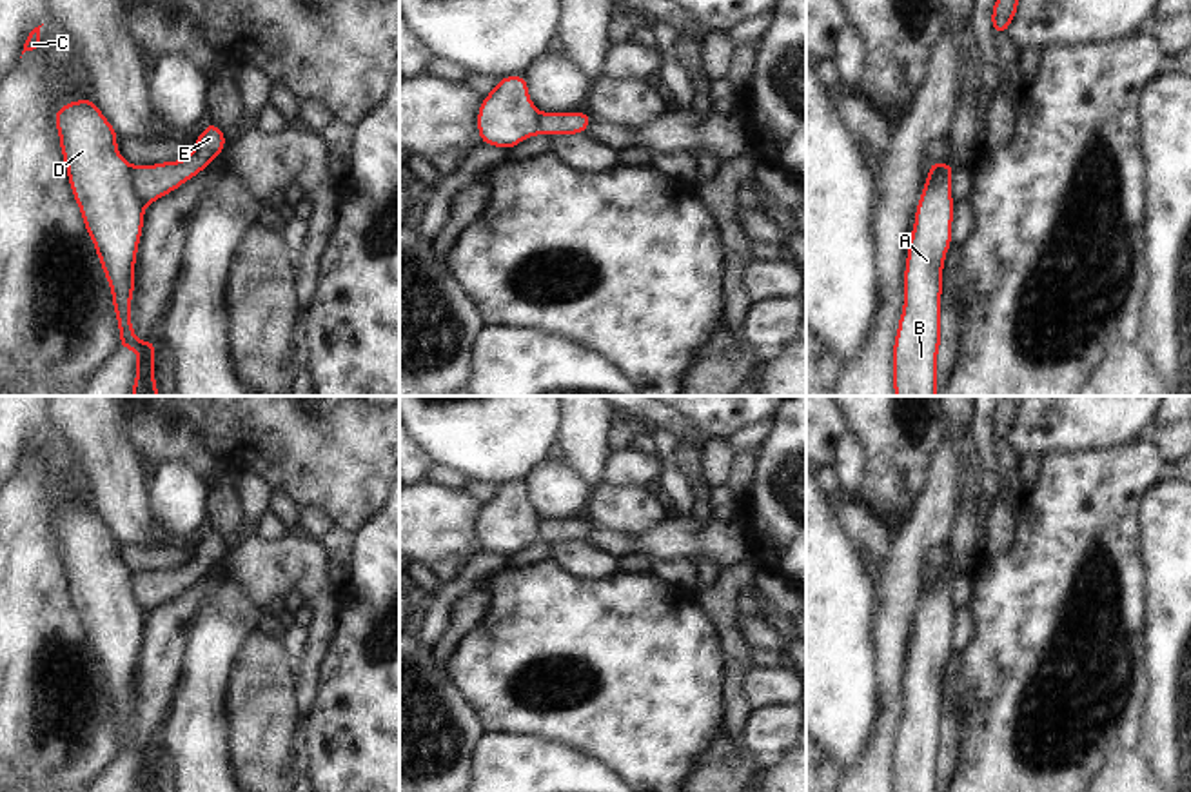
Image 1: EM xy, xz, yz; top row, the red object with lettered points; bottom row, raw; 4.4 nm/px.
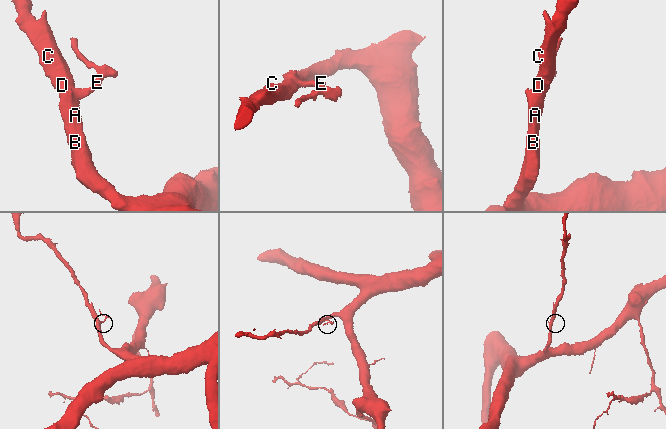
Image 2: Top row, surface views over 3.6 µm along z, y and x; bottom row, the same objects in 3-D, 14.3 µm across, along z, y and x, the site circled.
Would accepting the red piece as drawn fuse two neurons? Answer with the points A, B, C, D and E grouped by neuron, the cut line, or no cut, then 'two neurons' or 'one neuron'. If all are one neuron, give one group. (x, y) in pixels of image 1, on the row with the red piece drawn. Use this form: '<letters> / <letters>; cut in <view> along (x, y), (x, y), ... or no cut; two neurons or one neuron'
A B C D / E; cut in xy along (129, 166), (129, 184), (146, 204); two neurons

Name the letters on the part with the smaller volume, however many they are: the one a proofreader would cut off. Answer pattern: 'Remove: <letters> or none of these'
Remove: E

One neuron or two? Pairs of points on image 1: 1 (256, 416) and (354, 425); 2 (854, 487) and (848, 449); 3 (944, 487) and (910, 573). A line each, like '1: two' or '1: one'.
1: one
2: one
3: one

